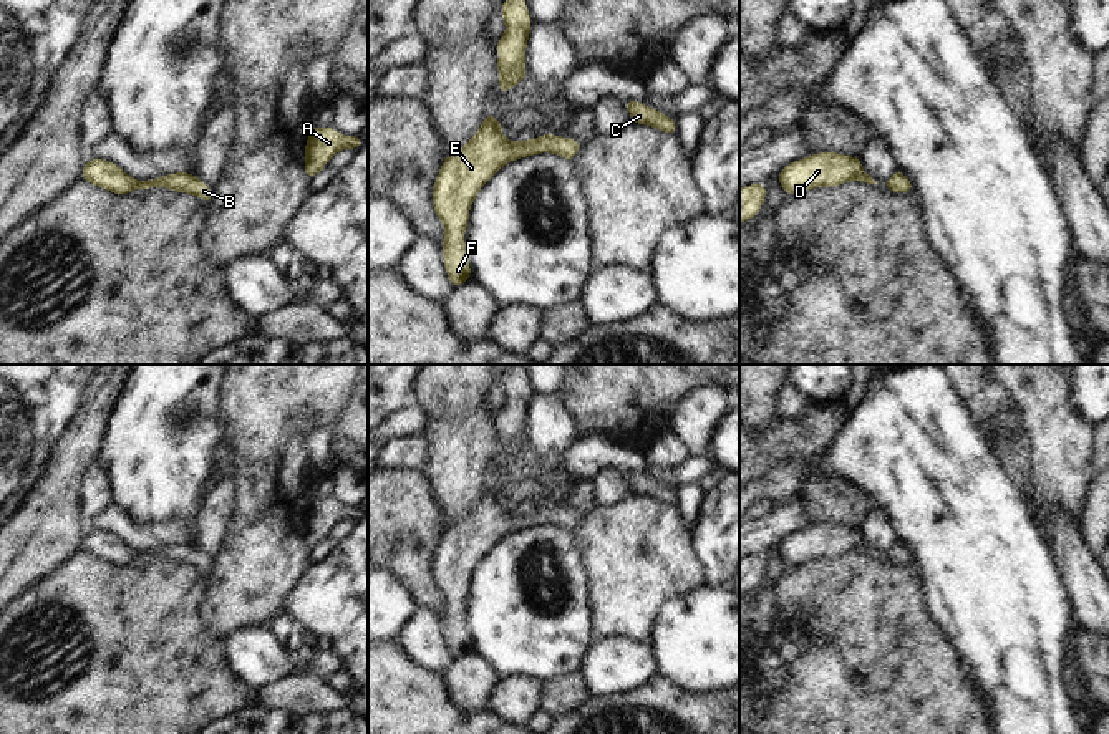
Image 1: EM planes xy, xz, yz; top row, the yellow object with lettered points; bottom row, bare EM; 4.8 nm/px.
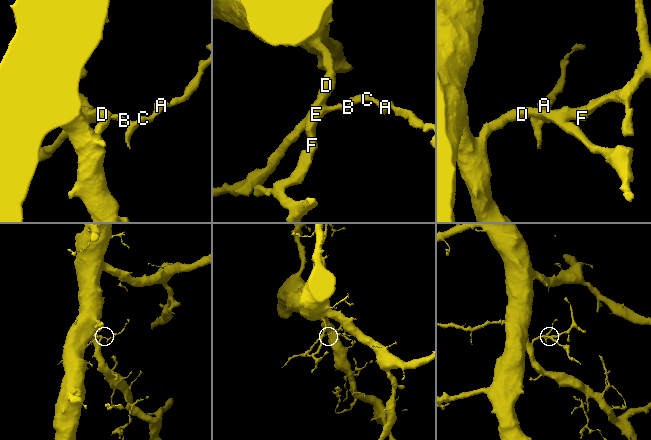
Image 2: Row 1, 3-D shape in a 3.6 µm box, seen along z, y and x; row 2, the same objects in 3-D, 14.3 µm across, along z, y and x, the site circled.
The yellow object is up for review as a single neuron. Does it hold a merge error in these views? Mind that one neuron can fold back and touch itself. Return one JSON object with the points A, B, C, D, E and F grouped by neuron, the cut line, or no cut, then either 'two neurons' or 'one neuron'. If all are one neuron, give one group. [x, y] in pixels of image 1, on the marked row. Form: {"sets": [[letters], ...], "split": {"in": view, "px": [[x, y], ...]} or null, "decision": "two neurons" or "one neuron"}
{"sets": [["A", "B", "C", "D", "E", "F"]], "split": null, "decision": "one neuron"}

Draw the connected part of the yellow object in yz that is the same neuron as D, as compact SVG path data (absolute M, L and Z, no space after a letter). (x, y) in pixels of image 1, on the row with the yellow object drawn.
M832 151L791 161L776 177L786 196L809 189L834 187L849 181L877 184L864 171L860 157Z

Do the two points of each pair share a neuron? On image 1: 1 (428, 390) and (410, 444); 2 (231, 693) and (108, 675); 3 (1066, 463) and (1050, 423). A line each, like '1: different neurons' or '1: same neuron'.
1: different neurons
2: same neuron
3: same neuron

